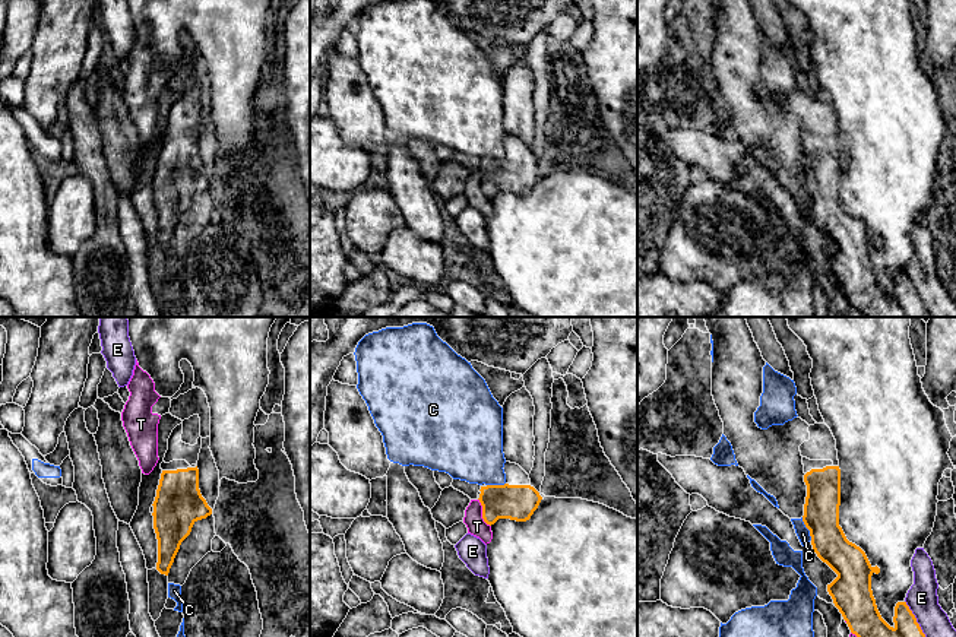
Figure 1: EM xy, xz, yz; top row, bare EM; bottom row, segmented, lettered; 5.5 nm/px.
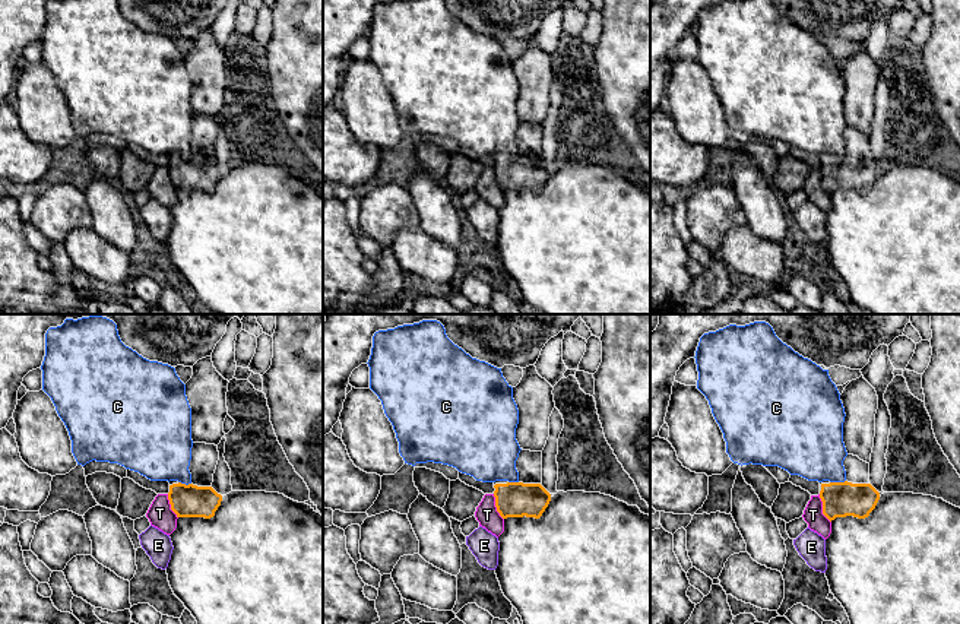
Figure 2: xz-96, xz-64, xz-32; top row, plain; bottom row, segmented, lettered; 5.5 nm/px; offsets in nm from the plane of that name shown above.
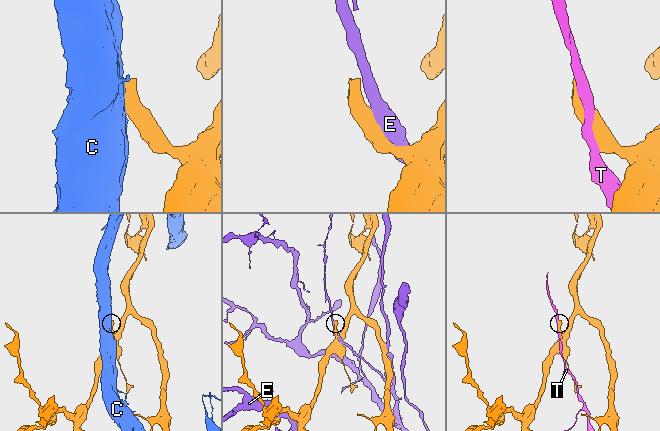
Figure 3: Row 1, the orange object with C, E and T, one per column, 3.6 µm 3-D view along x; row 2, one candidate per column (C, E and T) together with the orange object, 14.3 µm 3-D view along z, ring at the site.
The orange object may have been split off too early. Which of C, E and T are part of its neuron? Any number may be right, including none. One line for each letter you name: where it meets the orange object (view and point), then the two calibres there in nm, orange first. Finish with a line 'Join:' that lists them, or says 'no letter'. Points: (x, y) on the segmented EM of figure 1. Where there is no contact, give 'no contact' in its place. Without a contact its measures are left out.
Join: no letter

